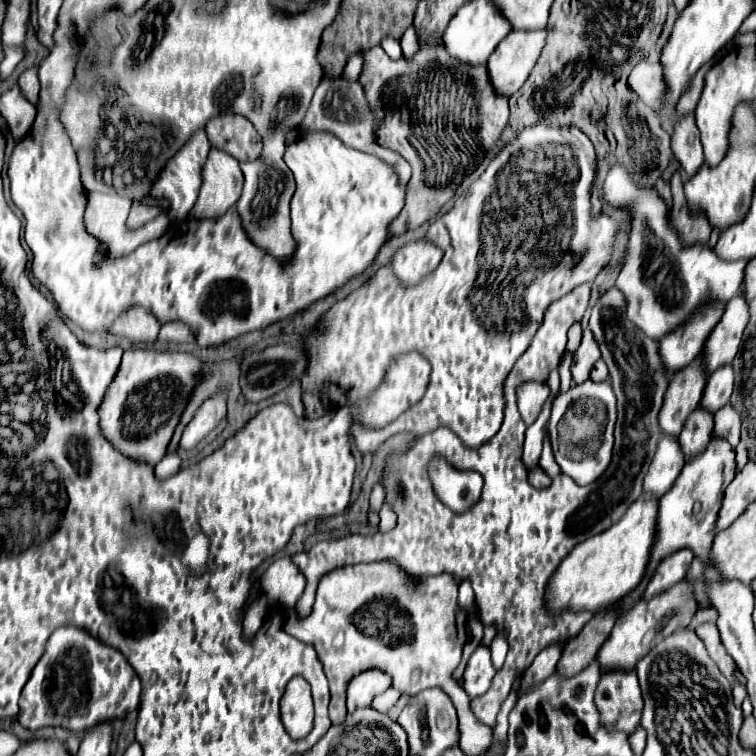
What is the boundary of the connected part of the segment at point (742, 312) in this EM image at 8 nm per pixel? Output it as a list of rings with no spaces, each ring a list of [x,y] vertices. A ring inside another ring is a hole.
[[[739,292],[727,302],[721,322],[713,328],[713,332],[705,342],[703,358],[705,358],[707,374],[717,370],[717,366],[733,362],[747,322],[749,322],[749,306],[743,298],[743,292]]]

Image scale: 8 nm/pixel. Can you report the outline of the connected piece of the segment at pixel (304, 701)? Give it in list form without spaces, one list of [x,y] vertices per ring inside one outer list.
[[[293,678],[281,698],[281,718],[293,740],[305,738],[313,727],[313,702],[310,685],[303,678]]]

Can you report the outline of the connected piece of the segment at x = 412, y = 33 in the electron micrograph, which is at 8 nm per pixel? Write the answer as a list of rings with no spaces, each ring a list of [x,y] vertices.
[[[409,26],[405,30],[405,34],[401,36],[401,48],[403,48],[405,58],[413,58],[413,54],[419,50],[419,34],[417,34],[415,26]]]

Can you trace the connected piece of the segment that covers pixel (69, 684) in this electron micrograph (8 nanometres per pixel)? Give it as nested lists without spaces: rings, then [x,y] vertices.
[[[59,626],[49,636],[45,652],[21,692],[17,720],[31,732],[45,726],[85,732],[101,722],[125,718],[129,712],[137,710],[139,694],[141,680],[119,650],[105,646],[77,626]]]

